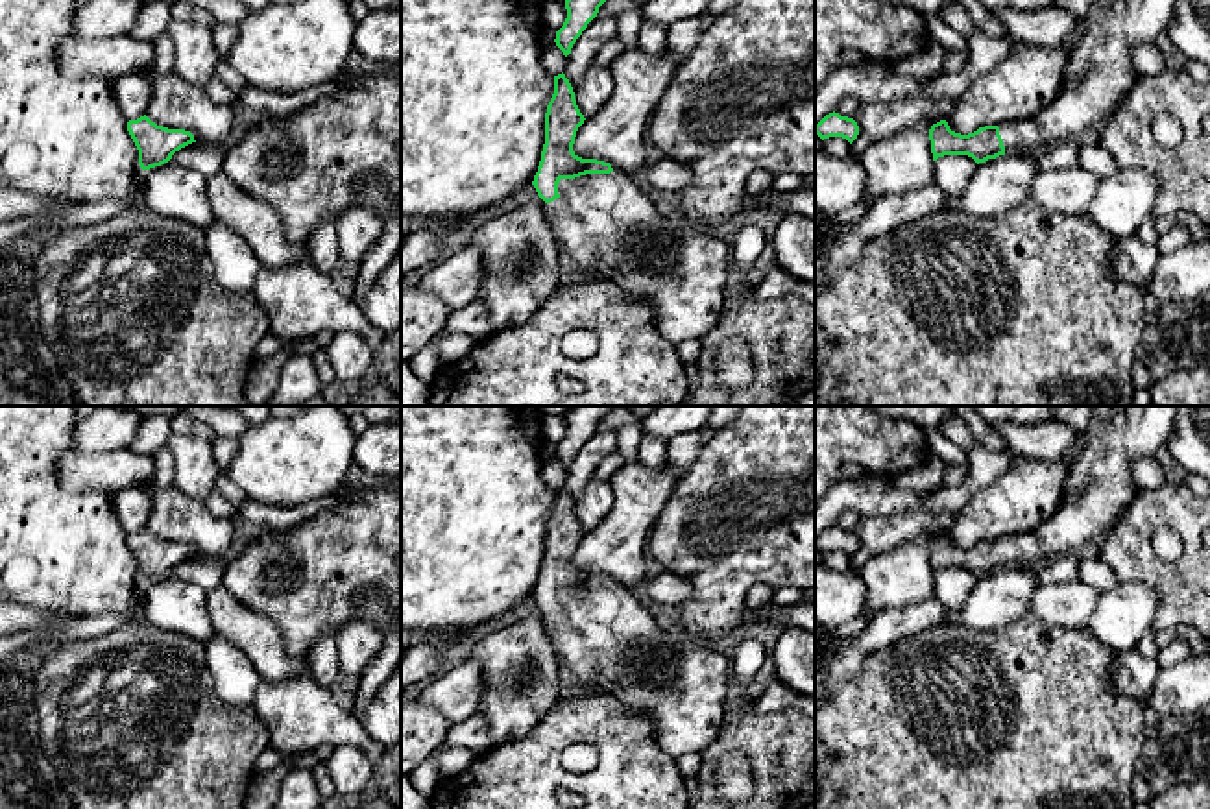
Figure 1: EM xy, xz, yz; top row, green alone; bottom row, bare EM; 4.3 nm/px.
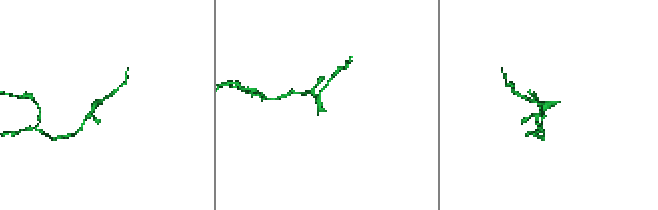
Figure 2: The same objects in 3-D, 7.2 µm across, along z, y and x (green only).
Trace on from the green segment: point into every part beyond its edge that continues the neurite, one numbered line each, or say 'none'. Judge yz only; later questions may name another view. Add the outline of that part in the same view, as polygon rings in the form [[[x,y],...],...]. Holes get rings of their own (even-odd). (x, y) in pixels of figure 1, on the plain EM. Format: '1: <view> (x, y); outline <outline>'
1: yz (1100, 484); outline [[[1092,406],[1092,421],[1066,458],[1068,478],[1059,508],[1035,530],[998,539],[1005,567],[1036,569],[1059,556],[1073,554],[1092,539],[1101,539],[1136,495],[1132,462],[1155,458],[1169,438],[1175,414],[1177,406]]]

